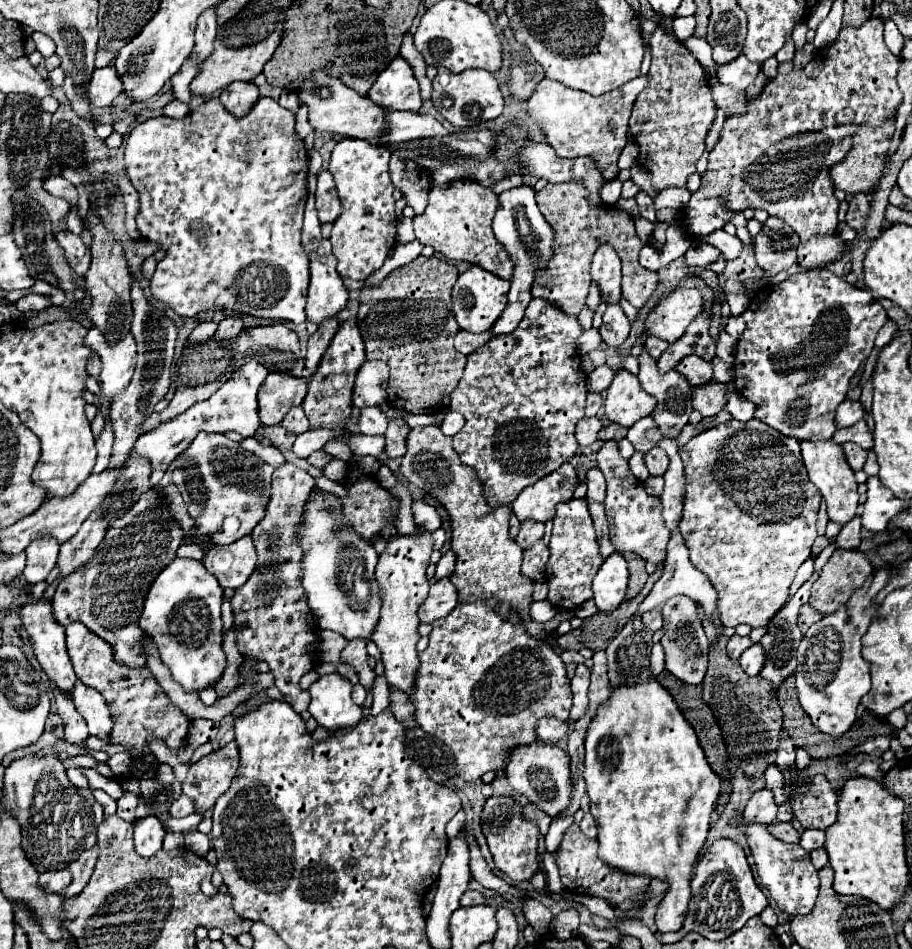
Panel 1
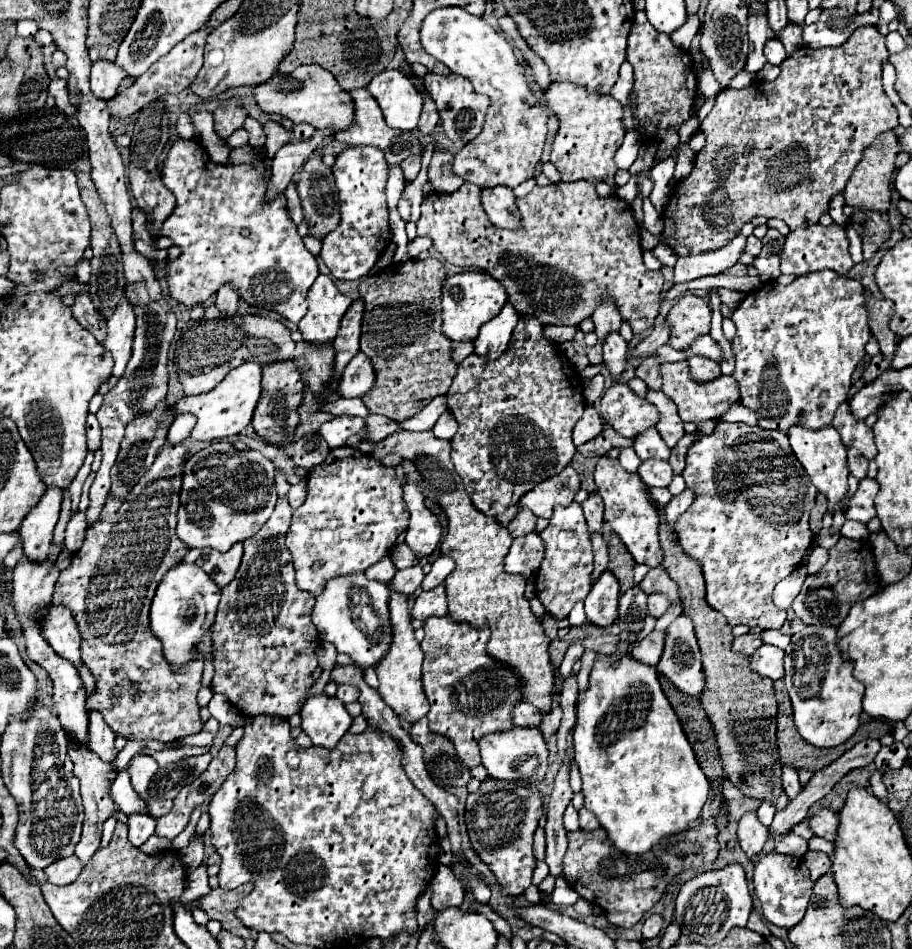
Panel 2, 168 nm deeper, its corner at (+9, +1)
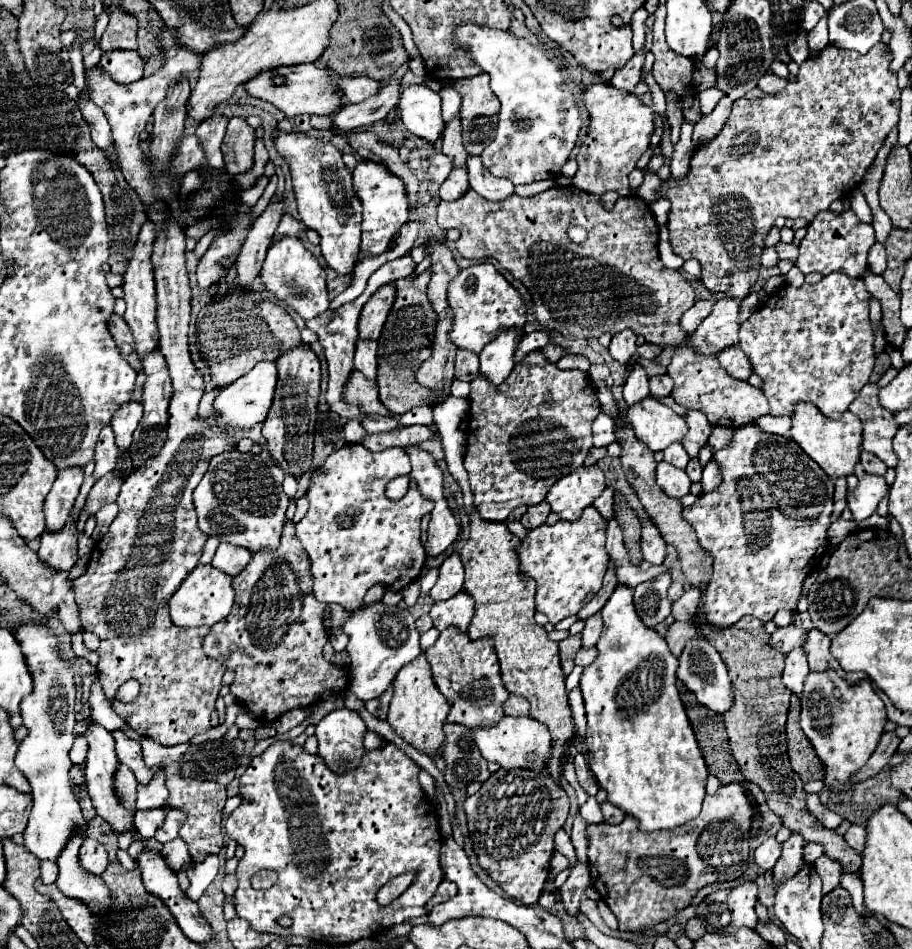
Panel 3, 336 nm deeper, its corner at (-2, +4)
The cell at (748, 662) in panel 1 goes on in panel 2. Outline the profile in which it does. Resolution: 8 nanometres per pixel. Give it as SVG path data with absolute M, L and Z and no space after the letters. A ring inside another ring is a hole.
M762 644L752 656L750 656L750 668L758 672L760 676L768 676L772 680L778 680L784 676L784 650L772 646L772 644Z

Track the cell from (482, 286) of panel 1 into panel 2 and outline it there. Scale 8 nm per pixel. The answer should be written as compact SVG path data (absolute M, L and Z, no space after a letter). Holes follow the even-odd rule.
M468 270L456 276L450 276L442 286L442 320L444 320L442 332L450 340L458 340L458 342L474 340L480 326L490 318L494 318L504 306L504 302L506 302L504 286L486 272Z

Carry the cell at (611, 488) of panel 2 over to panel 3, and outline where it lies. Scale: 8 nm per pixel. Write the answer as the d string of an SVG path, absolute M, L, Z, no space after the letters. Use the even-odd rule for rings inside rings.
M643 521L643 537L641 537L643 559L651 565L661 565L665 561L665 541L659 535L659 529L653 521Z

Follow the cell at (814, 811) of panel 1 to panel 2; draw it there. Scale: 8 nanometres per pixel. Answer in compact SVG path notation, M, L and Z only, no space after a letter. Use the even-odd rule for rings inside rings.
M822 808L820 814L814 814L808 820L808 828L820 836L820 838L826 838L826 840L834 840L836 838L836 812L832 812L830 808Z

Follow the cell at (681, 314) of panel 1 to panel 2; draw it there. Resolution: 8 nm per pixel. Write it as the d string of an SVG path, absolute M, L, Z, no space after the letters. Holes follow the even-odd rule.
M694 294L682 296L666 316L670 326L668 344L676 350L688 348L696 336L710 332L710 314L712 310L708 300Z

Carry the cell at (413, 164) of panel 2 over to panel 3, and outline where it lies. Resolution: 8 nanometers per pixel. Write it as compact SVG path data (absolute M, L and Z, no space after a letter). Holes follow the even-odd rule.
M435 153L433 159L427 161L427 163L429 163L429 167L427 167L429 177L431 177L435 183L439 183L439 185L449 177L449 173L451 173L451 169L453 169L451 159L443 157L441 153Z

